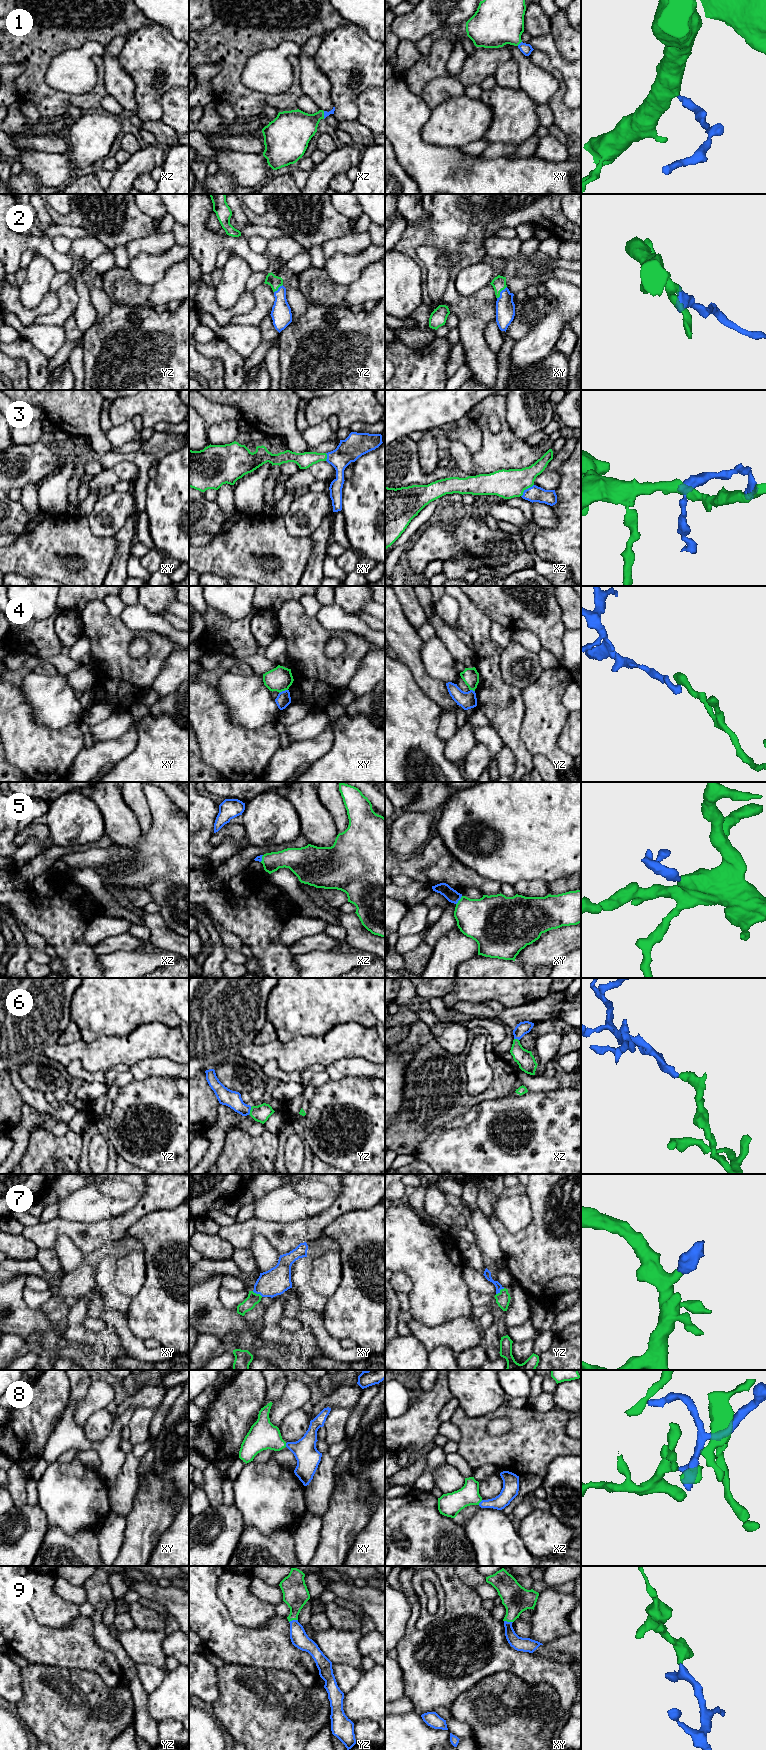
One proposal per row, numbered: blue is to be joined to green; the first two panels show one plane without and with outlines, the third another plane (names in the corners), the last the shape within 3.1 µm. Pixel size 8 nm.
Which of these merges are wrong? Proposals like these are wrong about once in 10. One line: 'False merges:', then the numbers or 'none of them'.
False merges: 4

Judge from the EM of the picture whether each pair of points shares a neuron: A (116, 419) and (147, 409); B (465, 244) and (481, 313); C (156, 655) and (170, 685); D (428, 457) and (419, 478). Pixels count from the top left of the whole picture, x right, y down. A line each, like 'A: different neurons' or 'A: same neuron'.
A: same neuron
B: same neuron
C: different neurons
D: different neurons

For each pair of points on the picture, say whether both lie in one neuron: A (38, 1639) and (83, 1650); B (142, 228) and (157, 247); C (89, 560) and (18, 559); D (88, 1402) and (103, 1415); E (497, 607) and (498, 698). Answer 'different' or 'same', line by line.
A: same
B: different
C: same
D: different
E: different

